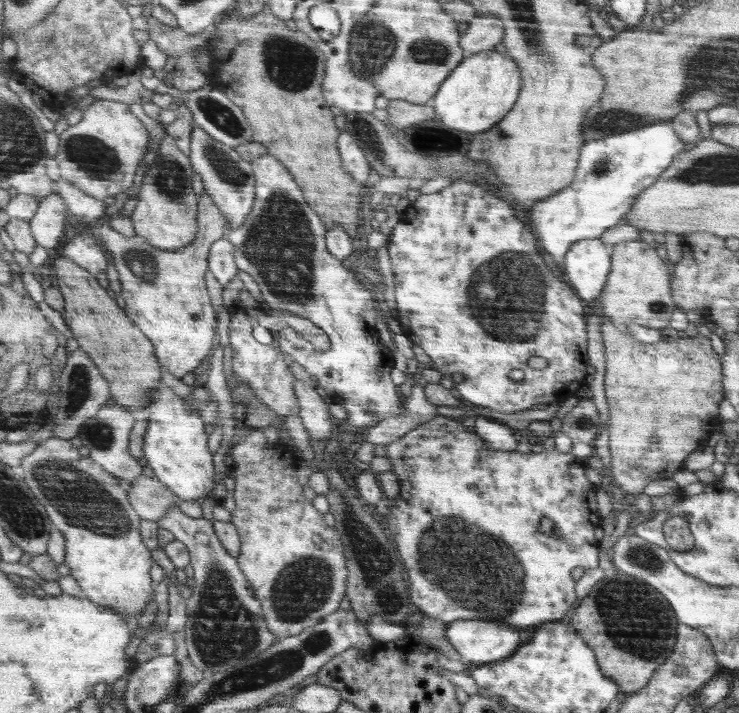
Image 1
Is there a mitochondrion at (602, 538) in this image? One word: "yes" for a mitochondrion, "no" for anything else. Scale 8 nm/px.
no

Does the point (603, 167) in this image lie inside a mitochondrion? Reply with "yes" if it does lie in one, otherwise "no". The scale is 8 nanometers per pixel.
yes

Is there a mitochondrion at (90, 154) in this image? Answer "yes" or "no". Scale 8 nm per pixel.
yes

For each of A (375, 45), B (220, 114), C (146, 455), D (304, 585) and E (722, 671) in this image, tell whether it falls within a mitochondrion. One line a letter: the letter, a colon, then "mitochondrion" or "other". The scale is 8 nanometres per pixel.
A: mitochondrion
B: mitochondrion
C: other
D: mitochondrion
E: other

